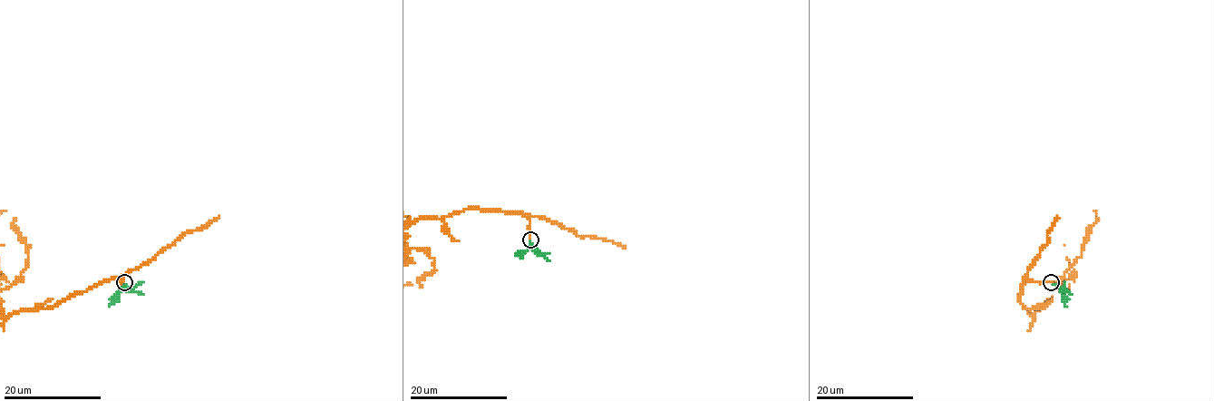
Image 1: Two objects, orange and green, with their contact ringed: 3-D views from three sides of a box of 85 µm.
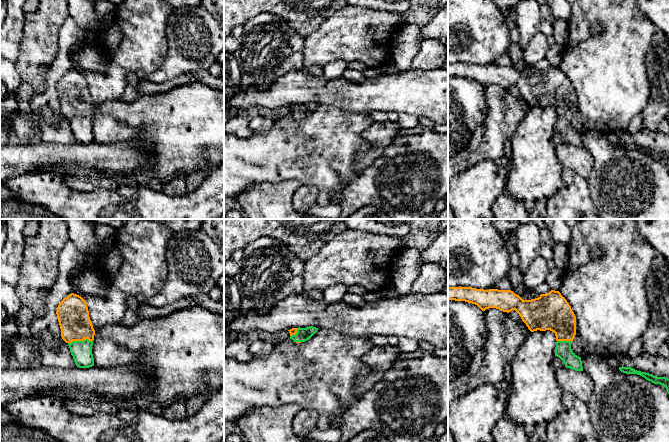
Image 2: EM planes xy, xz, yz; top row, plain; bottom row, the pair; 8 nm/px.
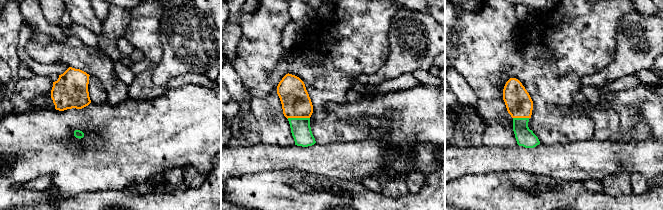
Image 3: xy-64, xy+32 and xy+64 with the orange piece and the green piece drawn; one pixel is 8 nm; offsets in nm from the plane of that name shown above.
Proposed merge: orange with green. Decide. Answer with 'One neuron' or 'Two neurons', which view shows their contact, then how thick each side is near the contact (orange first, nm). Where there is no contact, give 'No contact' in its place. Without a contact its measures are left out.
One neuron. Touches orange in xy. Thickness 260 nm (orange) against 160 nm

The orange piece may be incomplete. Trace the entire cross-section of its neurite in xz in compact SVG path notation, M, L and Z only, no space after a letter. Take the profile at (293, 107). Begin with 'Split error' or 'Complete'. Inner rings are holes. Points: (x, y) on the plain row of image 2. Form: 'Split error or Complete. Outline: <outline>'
Split error. Outline: M309 102L306 104L292 104L289 107L290 115L292 115L296 119L305 118L310 115L316 108L318 104Z

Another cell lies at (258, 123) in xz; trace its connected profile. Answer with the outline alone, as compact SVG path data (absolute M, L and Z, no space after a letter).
M257 115L249 119L249 128L257 132L269 132L274 127L274 120Z

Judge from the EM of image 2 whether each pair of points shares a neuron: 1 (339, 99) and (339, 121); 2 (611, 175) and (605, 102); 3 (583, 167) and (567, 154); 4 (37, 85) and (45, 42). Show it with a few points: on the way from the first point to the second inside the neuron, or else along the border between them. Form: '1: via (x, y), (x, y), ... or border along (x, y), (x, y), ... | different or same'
1: border along (318, 104), (334, 105), (344, 111), (362, 112) | different
2: border along (582, 132), (597, 130), (605, 134) | different
3: via (579, 163), (571, 157) | same
4: via (34, 74), (34, 53) | same

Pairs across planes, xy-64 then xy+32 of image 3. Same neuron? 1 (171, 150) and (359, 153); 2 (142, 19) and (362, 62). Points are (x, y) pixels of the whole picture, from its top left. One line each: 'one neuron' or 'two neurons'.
1: two neurons
2: one neuron

